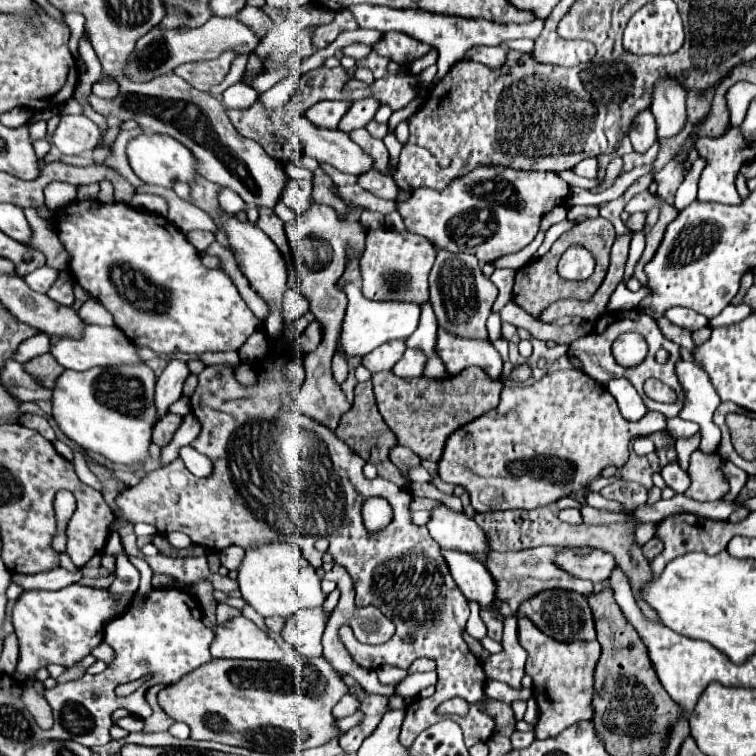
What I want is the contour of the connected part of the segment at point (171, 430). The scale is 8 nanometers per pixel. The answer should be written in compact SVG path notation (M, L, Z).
M168 413L162 421L158 421L158 423L154 425L152 443L156 443L158 447L166 447L166 445L172 441L172 437L174 437L176 429L180 427L180 423L182 423L182 417L178 417L178 415L174 415L174 413Z

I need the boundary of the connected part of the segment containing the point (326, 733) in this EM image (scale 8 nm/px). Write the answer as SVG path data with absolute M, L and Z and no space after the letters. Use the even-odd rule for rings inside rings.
M324 655L312 657L312 663L300 669L282 665L282 671L280 663L210 659L180 681L166 685L158 693L158 703L168 717L192 729L192 739L246 747L260 753L288 753L324 745L340 735L330 709L346 693L348 687Z

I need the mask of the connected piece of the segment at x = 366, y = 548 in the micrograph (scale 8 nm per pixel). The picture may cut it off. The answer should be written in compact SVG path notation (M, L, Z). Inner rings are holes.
M296 353L296 355L294 355L288 363L284 363L282 367L278 367L278 365L272 363L270 359L264 359L264 361L258 365L258 373L256 373L258 379L256 379L256 383L254 383L252 387L240 385L234 375L236 375L236 367L234 367L234 365L206 365L206 367L202 369L202 373L198 375L200 383L198 383L198 387L196 387L196 391L194 391L194 395L192 395L192 413L194 413L194 415L198 417L198 421L202 423L202 433L200 433L200 437L192 443L192 447L194 447L198 453L204 453L204 455L208 455L208 457L214 461L214 473L212 473L208 479L198 479L198 477L194 477L192 473L188 473L184 461L178 457L174 463L170 463L170 465L166 465L166 467L160 467L160 469L156 469L156 471L152 471L152 473L148 473L138 485L128 487L126 491L122 491L122 493L118 495L116 503L118 503L118 507L122 509L124 517L126 517L128 521L132 521L132 523L140 523L140 521L150 523L150 525L154 525L160 533L182 531L182 533L186 533L186 535L192 539L194 545L204 545L204 547L208 547L208 549L212 549L212 551L222 551L222 549L226 549L226 547L230 547L230 545L240 545L240 547L248 549L250 545L254 545L254 543L264 543L264 541L290 541L290 543L298 543L298 545L302 547L302 551L304 551L304 557L306 557L314 567L320 567L320 563L322 563L322 561L320 561L322 553L316 551L314 543L316 543L318 539L326 539L326 541L330 543L330 545L328 545L328 553L334 557L334 561L336 561L338 565L344 565L344 567L346 567L346 571L350 573L350 577L352 577L352 581L354 581L354 591L356 591L356 601L354 601L354 603L356 603L356 607L374 605L374 607L382 609L382 613L384 613L388 619L392 619L394 625L396 625L396 633L392 635L392 639L388 639L388 641L382 643L382 645L364 645L364 643L360 643L360 641L354 637L350 625L342 625L342 627L338 629L338 639L340 639L342 645L348 649L350 657L352 657L360 667L364 667L364 669L378 669L380 665L390 663L390 665L394 665L394 667L400 667L400 669L407 671L408 667L410 667L418 657L430 657L430 659L434 659L434 661L438 663L438 669L436 669L436 671L438 671L440 681L438 681L438 685L436 685L436 693L434 693L434 697L421 698L420 701L416 701L416 703L412 705L412 707L416 707L413 713L408 712L407 715L406 709L406 715L402 723L402 733L400 733L400 743L402 743L404 747L410 747L412 741L418 737L418 733L422 733L424 729L434 725L434 723L438 723L438 721L442 719L442 715L436 713L436 707L438 707L442 701L448 701L448 699L452 699L452 697L462 697L462 699L470 705L470 711L468 711L466 717L456 717L456 719L454 719L454 721L460 725L462 733L464 733L464 743L466 743L466 747L472 747L474 743L480 743L480 741L488 741L488 739L492 737L492 731L494 731L494 721L490 721L490 717L486 717L486 715L480 711L480 707L476 705L478 701L484 701L484 699L486 699L486 693L484 693L486 673L484 673L484 669L482 669L482 663L470 653L466 641L462 639L462 629L466 627L466 621L468 621L468 617L470 617L468 601L466 601L466 597L462 597L462 591L456 589L454 579L450 577L450 571L446 569L446 563L442 561L440 547L438 547L438 543L430 537L428 529L426 529L424 525L418 527L418 525L414 525L414 523L410 521L410 509L408 509L408 505L410 505L410 501L412 501L412 495L410 495L406 489L400 489L398 485L394 485L394 483L390 483L390 481L386 481L386 479L366 479L366 477L364 477L364 471L362 471L364 465L366 465L366 461L364 461L358 453L354 453L344 441L340 441L334 431L330 431L330 429L324 427L322 423L318 423L318 421L314 421L314 419L310 419L310 417L306 417L306 415L302 415L302 413L300 413L300 423L296 425L296 431L294 431L294 433L298 433L300 437L298 437L296 445L290 445L290 453L282 453L282 449L278 447L278 435L284 431L284 425L278 421L278 415L282 413L282 399L284 399L284 395L294 395L294 397L296 397L298 391L300 391L300 387L302 387L302 383L304 383L304 379L306 379L302 353ZM368 497L382 497L382 499L386 499L386 501L390 503L390 507L392 507L392 521L390 521L384 529L380 529L380 531L368 531L368 529L364 527L364 521L362 521L362 505L364 505L364 501L366 501ZM404 635L412 635L416 641L414 641L414 643L404 643L404 641L402 641Z

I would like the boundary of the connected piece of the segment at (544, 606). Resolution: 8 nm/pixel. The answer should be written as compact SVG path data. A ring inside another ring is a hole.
M554 589L550 593L540 593L538 597L532 597L530 601L524 601L520 607L520 615L528 617L544 635L572 643L572 641L592 641L596 639L594 633L594 621L590 617L590 607L586 605L586 597L572 593L572 591L562 591Z

